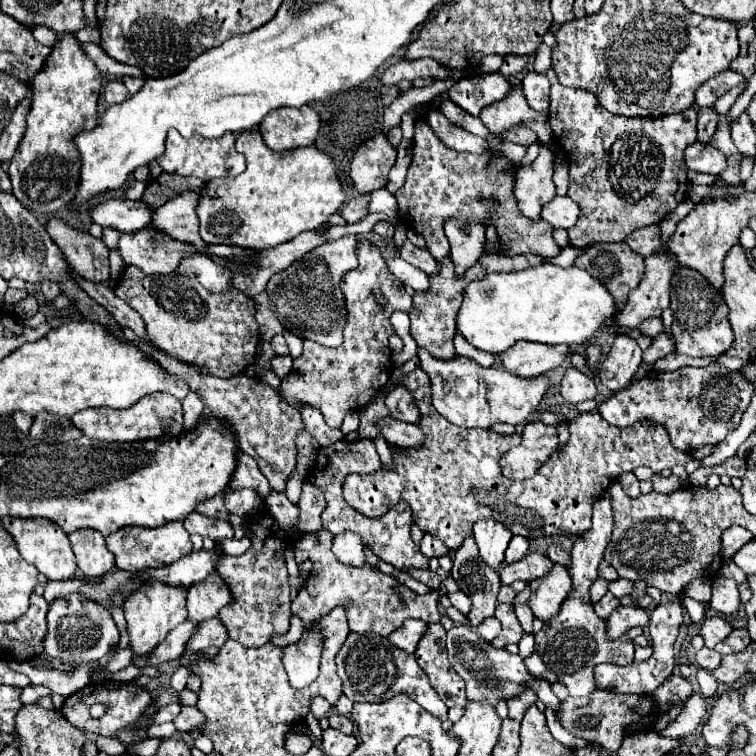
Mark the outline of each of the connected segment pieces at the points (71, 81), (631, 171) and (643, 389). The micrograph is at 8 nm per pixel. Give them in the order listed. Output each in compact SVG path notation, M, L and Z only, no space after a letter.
M65 36L53 46L45 68L33 80L33 104L27 114L27 130L7 168L13 194L27 210L51 216L75 196L79 184L79 154L73 140L79 132L97 126L99 92L101 72L83 54L77 38Z
M549 68L547 78L551 82L551 106L549 122L555 134L555 142L571 146L569 150L569 198L581 208L581 216L573 228L569 228L569 244L573 248L585 248L591 242L623 242L633 230L657 224L683 202L687 194L687 168L683 166L683 150L697 138L695 122L697 110L689 108L679 114L663 116L659 120L643 122L639 118L623 118L607 112L593 94L581 88L561 86L555 72Z
M719 364L707 368L683 366L675 372L657 372L653 370L643 378L621 392L615 392L599 406L599 414L613 426L625 428L637 420L653 418L665 426L671 444L679 452L695 450L703 444L719 444L725 440L729 430L739 426L739 420L749 406L753 394L753 384L739 372L727 370Z

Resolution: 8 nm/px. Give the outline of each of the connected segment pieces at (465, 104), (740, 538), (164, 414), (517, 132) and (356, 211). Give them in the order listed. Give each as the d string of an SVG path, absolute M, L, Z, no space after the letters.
M499 72L475 74L457 80L449 88L449 98L469 114L479 116L485 106L501 102L511 92L511 88L513 86L507 82L507 78Z
M729 526L723 532L723 540L721 540L721 554L725 560L733 558L737 550L741 550L749 540L753 540L753 534L749 530L745 530L743 526Z
M155 392L139 400L135 406L125 410L115 408L89 408L77 412L71 422L87 436L95 440L115 440L115 442L135 442L135 440L157 440L167 436L183 434L183 410L181 402L165 392Z
M515 126L515 130L509 130L509 132L505 134L505 138L511 140L511 142L515 142L515 144L521 144L521 146L525 146L525 148L539 142L539 140L537 140L537 134L535 134L533 130L529 130L527 126Z
M369 196L367 198L353 198L345 204L345 208L341 210L341 216L345 218L345 222L359 222L367 216L367 202L369 202Z

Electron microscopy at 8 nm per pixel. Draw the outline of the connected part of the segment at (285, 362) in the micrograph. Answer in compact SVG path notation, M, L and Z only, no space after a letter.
M273 356L269 370L283 380L291 370L291 356Z

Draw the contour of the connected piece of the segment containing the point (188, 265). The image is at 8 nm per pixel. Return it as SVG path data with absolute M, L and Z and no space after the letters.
M203 254L183 258L177 272L185 274L189 278L195 278L199 284L203 284L207 290L211 290L215 294L221 294L233 286L231 284L231 270L215 264L211 258L203 256Z

